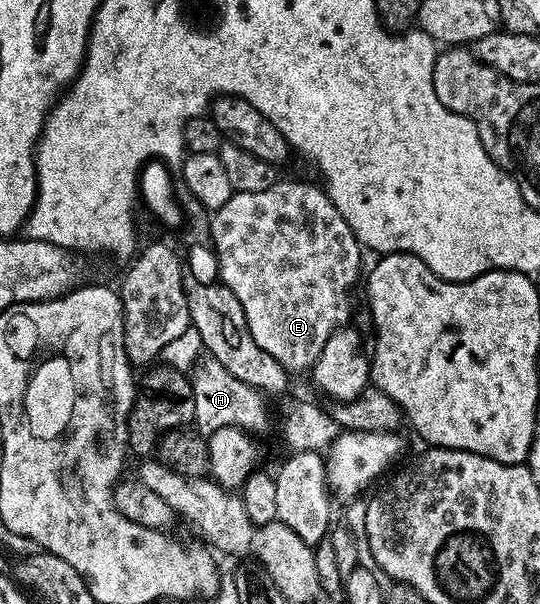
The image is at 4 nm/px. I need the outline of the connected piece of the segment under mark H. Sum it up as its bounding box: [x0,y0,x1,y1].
[191,355,269,436]

